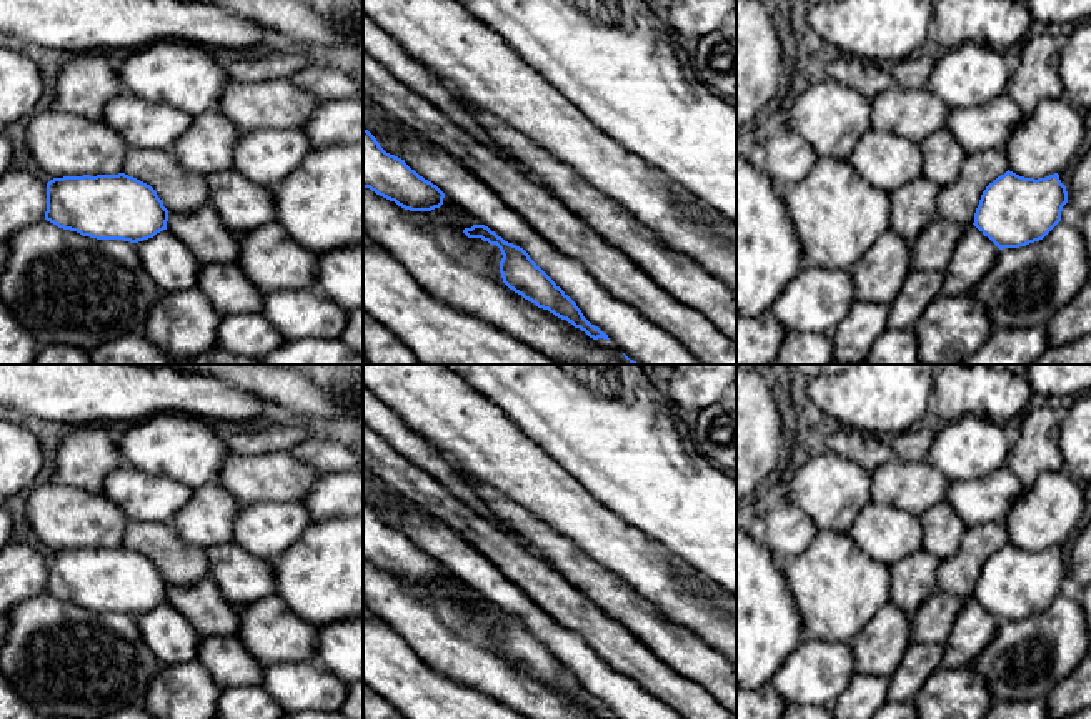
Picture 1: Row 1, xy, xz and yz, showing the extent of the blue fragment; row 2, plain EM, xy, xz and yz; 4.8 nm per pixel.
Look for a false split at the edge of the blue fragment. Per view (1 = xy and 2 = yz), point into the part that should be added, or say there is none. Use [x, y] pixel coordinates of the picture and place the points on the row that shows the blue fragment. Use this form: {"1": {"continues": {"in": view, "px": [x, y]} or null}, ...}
{"1": {"continues": null}, "2": {"continues": null}}

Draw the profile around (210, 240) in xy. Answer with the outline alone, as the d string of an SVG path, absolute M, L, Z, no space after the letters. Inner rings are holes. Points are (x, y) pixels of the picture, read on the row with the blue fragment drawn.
M203 205L195 211L168 211L167 230L203 263L237 263L240 235L232 231L217 210Z

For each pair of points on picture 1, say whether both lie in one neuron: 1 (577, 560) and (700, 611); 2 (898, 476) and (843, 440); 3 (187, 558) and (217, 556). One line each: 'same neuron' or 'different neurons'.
1: different neurons
2: different neurons
3: different neurons

